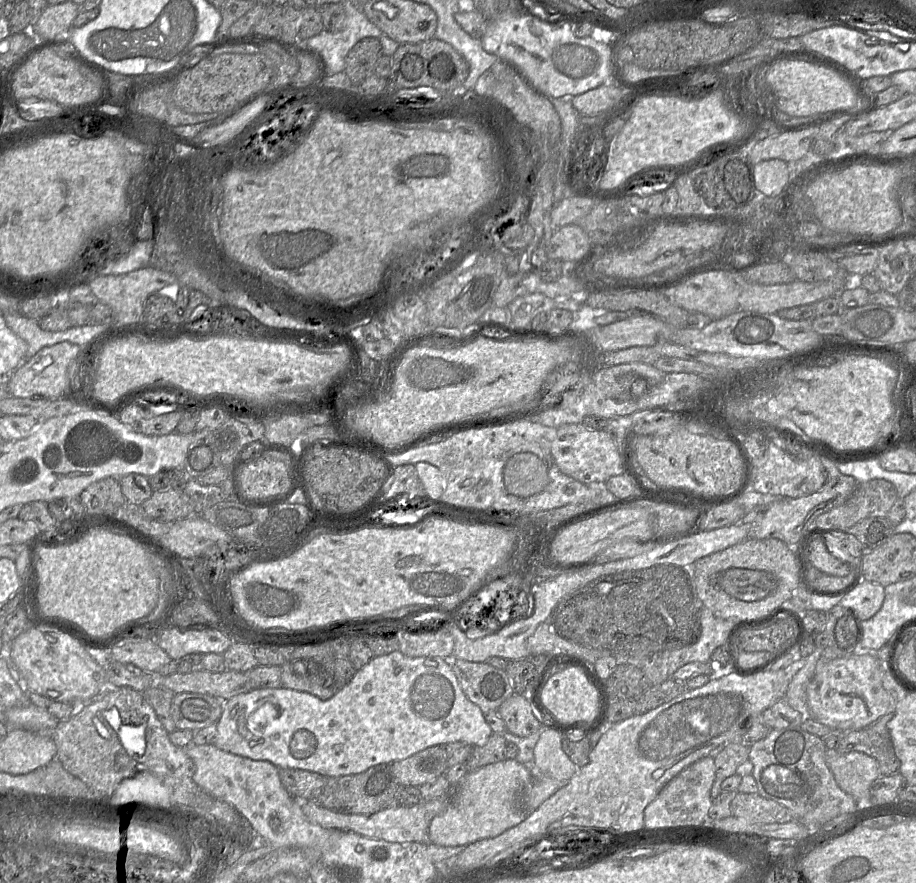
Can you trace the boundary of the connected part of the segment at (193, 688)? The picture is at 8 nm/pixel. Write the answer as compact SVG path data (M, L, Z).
M197 670L182 674L174 673L165 678L159 678L156 684L177 693L201 693L222 700L249 692L251 683L244 672L226 670L221 673L207 670Z

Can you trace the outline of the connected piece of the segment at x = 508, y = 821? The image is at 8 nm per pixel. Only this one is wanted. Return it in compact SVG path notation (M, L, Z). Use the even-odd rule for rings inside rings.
M506 759L468 772L447 794L422 801L424 816L430 822L428 842L446 847L466 846L494 838L518 825L545 800L567 785L569 780L556 780L533 765Z

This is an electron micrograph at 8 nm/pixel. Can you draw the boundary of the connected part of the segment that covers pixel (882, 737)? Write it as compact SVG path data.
M895 710L879 718L872 725L846 732L838 753L861 752L878 763L879 777L885 777L899 772L900 761L895 754L894 746L888 731L888 723L894 717Z

